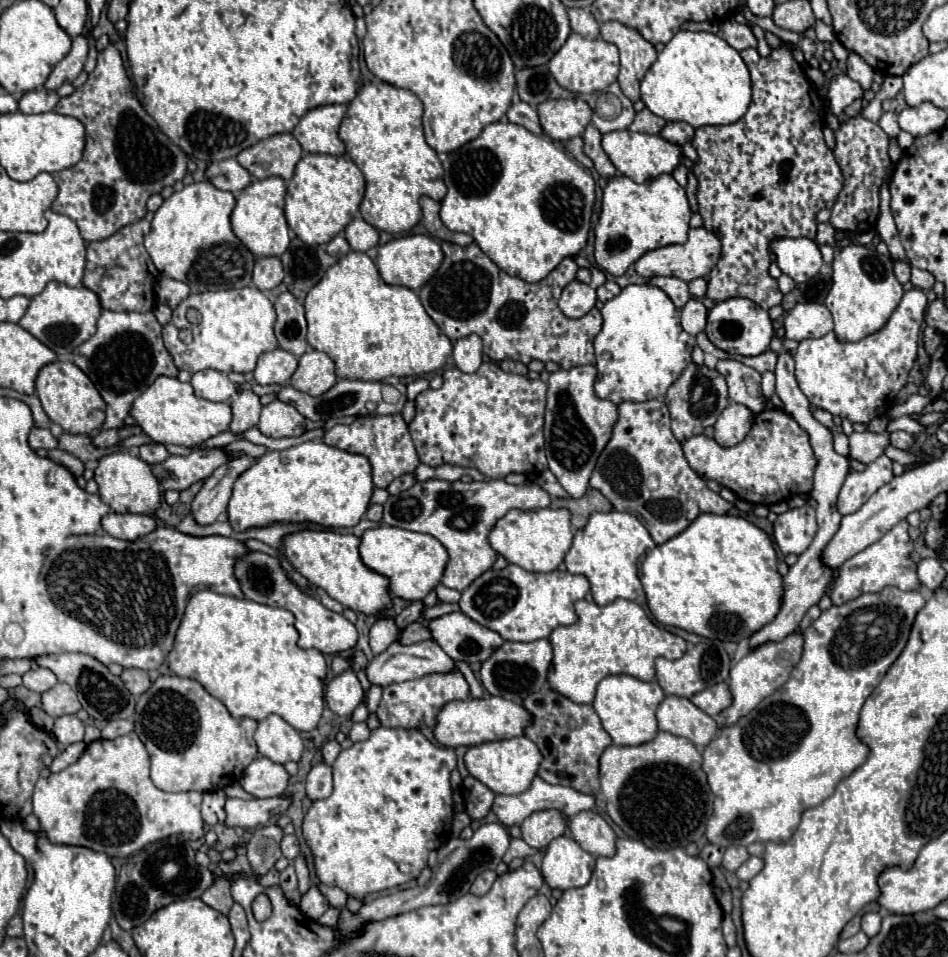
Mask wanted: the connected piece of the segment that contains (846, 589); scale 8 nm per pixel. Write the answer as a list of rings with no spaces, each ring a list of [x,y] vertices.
[[[900,521],[892,531],[888,531],[880,541],[870,545],[870,549],[860,551],[856,557],[844,563],[842,573],[836,577],[836,587],[830,591],[830,599],[834,605],[842,605],[846,601],[856,599],[862,593],[878,593],[884,587],[900,587],[902,591],[920,589],[920,581],[916,577],[916,563],[910,559],[914,551],[914,543],[908,537],[908,521]]]

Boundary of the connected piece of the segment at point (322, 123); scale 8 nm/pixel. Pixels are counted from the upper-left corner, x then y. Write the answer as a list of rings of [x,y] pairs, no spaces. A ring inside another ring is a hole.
[[[322,105],[310,109],[300,119],[292,135],[306,153],[344,155],[346,147],[338,139],[338,127],[344,113],[346,113],[346,105]]]

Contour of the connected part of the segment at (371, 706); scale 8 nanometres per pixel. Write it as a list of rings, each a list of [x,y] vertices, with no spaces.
[[[371,685],[366,697],[366,705],[370,714],[376,712],[380,699],[382,698],[382,693],[382,687]]]

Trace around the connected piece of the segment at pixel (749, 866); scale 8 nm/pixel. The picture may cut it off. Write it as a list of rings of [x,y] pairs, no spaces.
[[[750,857],[750,859],[736,871],[736,875],[738,875],[738,879],[750,881],[756,873],[760,873],[762,867],[764,867],[764,859],[762,859],[762,857]]]

